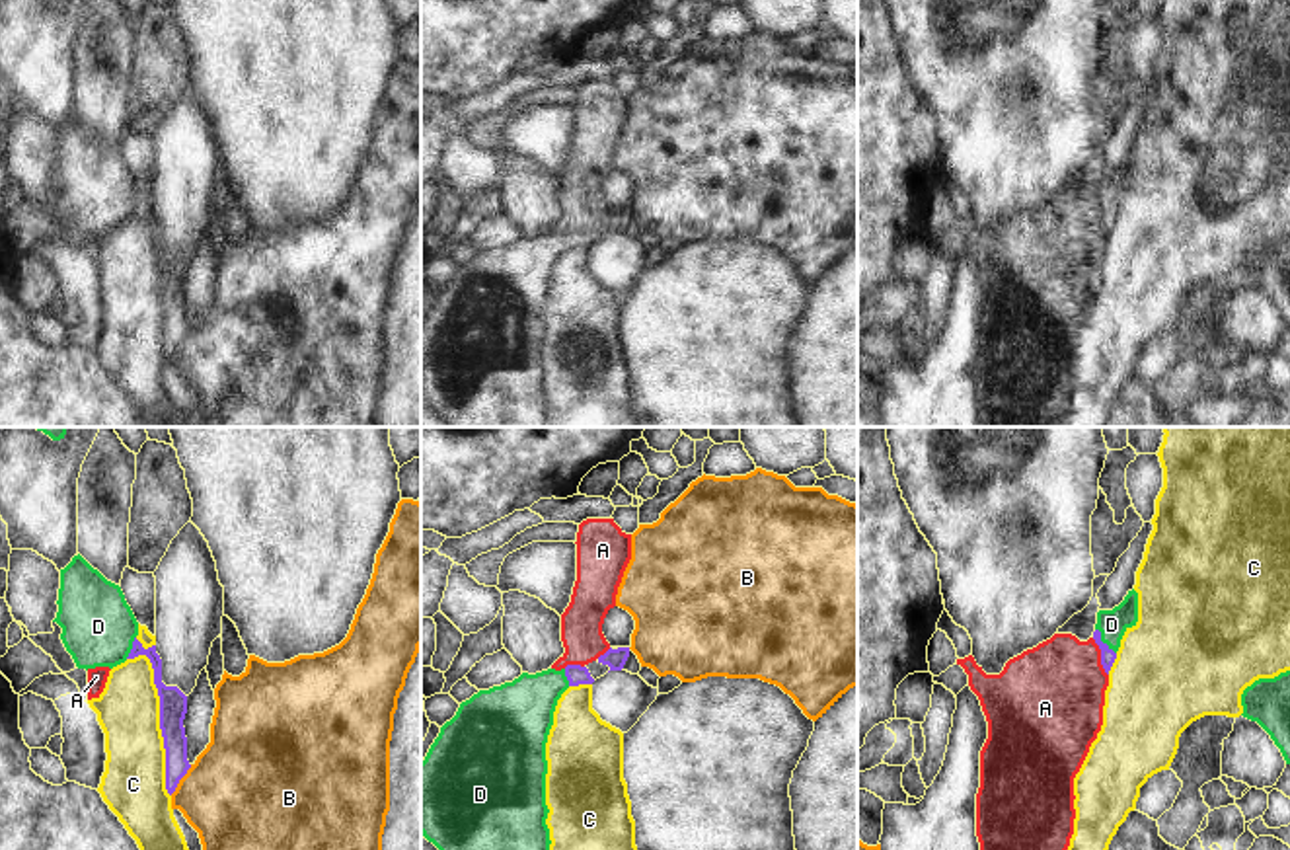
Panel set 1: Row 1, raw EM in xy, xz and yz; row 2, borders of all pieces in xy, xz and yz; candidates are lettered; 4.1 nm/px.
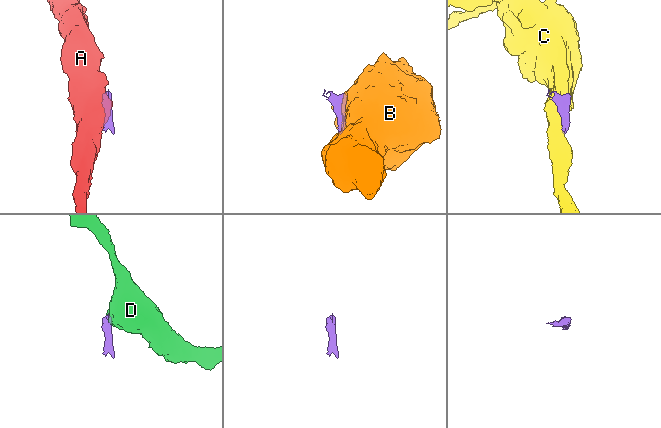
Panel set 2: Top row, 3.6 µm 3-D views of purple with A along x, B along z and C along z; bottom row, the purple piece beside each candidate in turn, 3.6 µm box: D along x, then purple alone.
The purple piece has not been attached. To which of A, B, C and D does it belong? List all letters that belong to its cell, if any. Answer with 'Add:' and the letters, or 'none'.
Add: D

